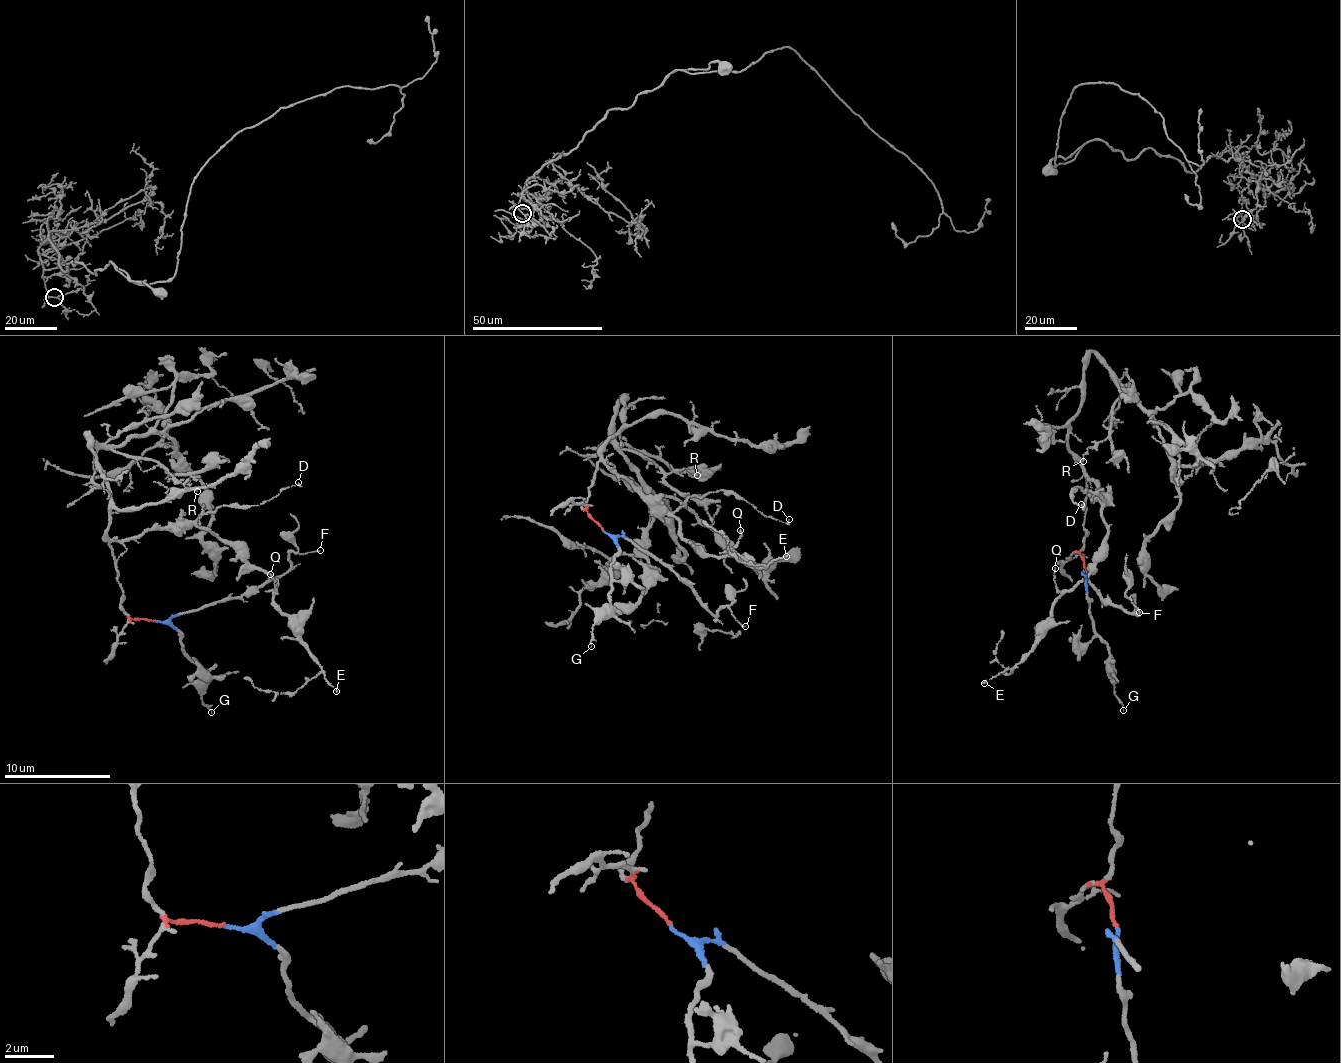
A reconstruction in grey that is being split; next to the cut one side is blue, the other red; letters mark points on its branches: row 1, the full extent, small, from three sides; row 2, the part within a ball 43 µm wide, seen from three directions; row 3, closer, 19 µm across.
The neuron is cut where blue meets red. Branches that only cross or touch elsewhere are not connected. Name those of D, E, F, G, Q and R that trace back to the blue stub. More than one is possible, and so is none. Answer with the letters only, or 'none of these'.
F, G

